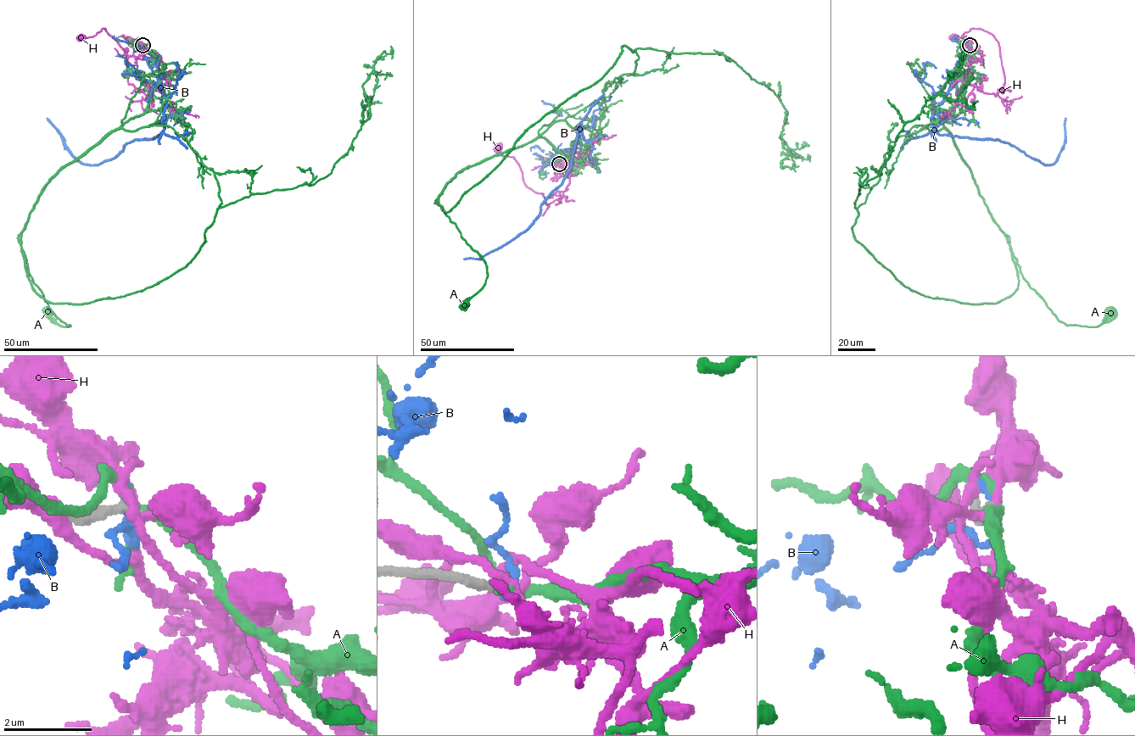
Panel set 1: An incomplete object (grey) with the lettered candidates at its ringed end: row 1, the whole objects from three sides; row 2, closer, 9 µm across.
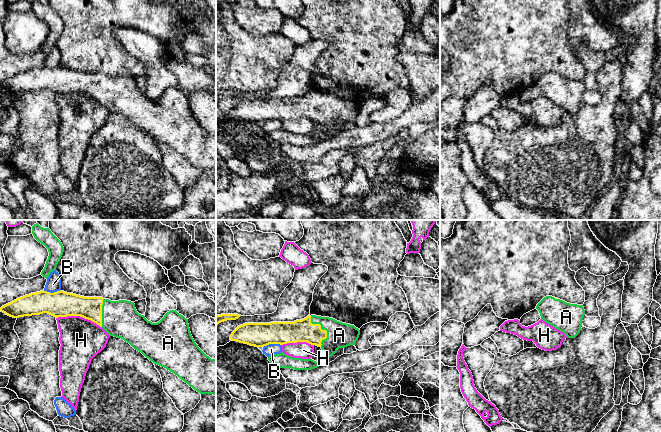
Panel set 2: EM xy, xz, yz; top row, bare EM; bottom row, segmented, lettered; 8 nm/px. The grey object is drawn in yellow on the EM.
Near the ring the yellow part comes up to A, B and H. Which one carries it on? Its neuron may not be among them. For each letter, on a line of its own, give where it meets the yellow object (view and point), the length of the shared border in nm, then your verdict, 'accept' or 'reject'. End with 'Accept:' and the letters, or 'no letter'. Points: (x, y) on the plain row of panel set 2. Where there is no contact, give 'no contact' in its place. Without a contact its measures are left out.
A: xz (321, 105) | 260 nm | accept
B: xz (272, 119) | 150 nm | reject
H: xy (79, 91) | 380 nm | reject
Accept: A

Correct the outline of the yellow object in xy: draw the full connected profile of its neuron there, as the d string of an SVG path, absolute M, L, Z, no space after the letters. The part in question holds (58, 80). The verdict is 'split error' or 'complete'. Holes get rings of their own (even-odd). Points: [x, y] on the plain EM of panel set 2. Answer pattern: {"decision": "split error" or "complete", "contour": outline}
{"decision": "split error", "contour": "M64 67L31 69L2 82L0 87L19 94L48 89L56 94L80 92L102 103L110 112L123 115L146 134L177 151L200 170L216 172L216 136L207 132L195 119L188 95L176 86L170 86L157 99L148 97L137 88L134 78L111 77L102 73L84 73Z"}

